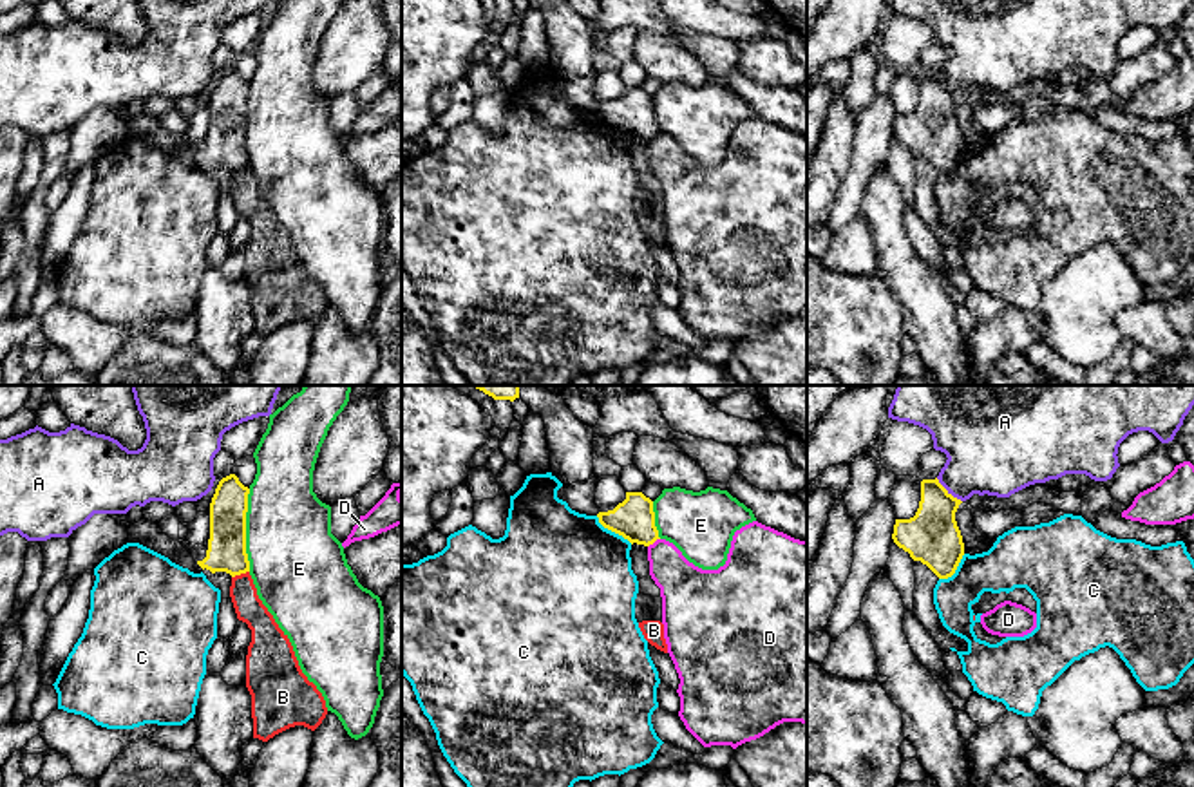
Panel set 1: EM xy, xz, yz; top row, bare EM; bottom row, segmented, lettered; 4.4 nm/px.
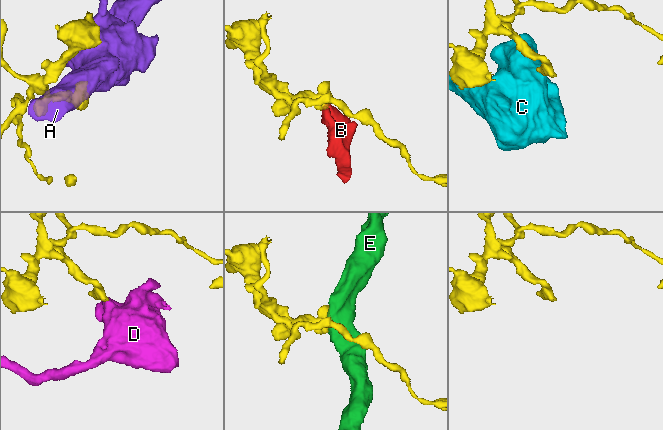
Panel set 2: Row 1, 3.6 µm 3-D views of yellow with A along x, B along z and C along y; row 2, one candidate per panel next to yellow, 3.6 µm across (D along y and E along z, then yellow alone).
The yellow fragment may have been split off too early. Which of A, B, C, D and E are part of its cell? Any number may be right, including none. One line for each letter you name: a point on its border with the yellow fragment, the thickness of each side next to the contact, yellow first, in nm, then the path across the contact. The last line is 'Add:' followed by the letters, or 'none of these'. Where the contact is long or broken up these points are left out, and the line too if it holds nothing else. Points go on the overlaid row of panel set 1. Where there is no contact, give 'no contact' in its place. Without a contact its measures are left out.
Add: none of these

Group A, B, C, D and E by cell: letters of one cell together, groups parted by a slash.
A / B / C / D / E

